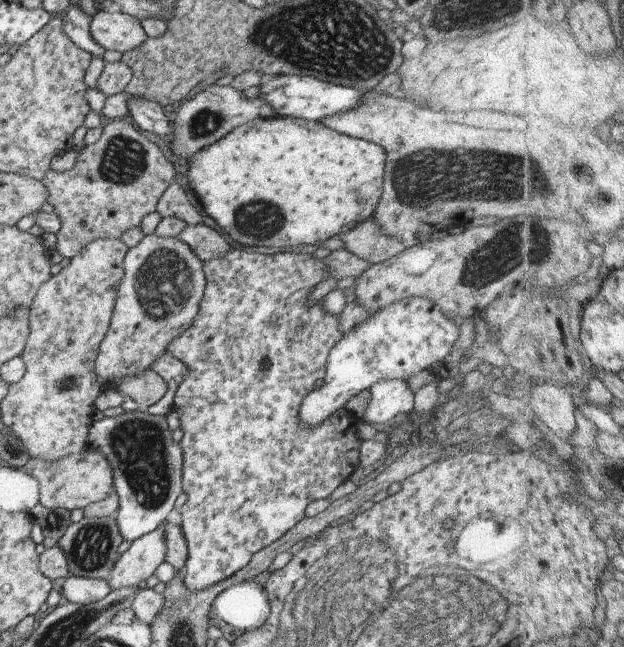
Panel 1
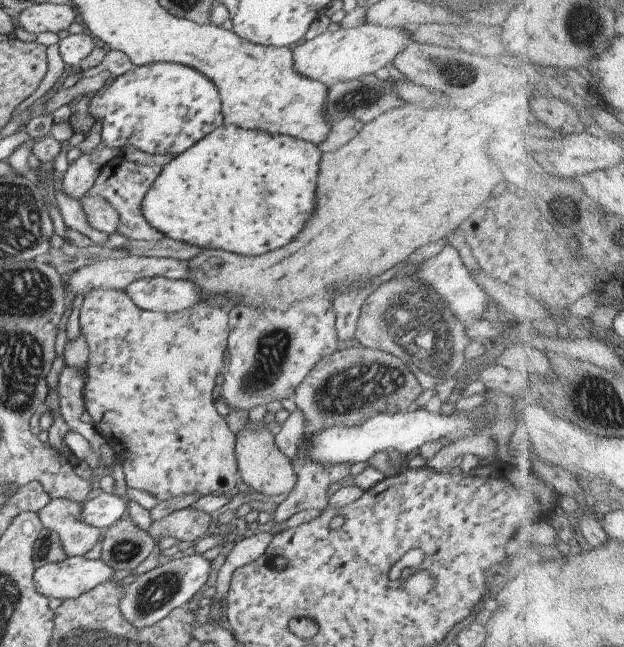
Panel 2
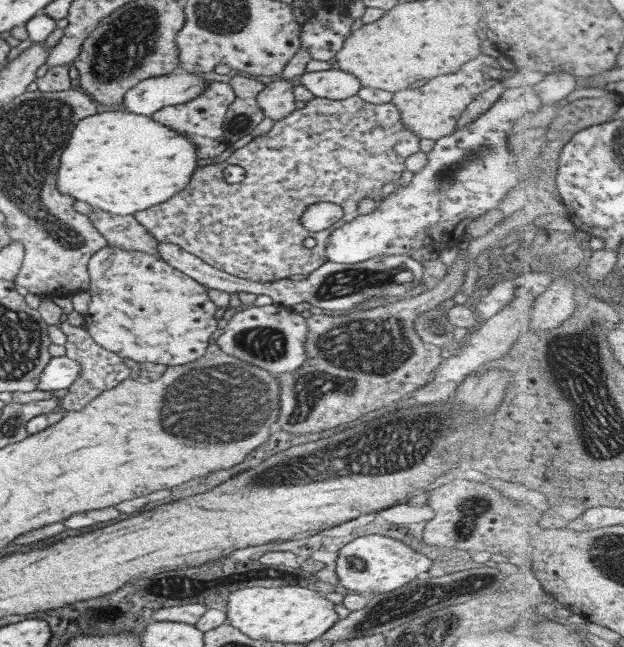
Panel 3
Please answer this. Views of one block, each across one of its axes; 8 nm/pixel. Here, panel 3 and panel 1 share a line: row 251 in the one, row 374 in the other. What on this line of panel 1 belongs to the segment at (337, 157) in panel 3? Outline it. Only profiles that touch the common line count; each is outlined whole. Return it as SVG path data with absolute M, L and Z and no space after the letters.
M238 248L237 250L230 249L230 252L224 254L224 256L218 256L218 258L212 258L208 262L203 262L202 268L204 268L207 283L200 301L198 316L194 318L190 328L180 338L174 338L168 344L168 350L166 350L166 353L177 358L180 362L184 362L186 368L188 368L188 374L184 376L182 384L178 386L175 392L173 408L176 408L176 412L178 412L180 428L184 433L180 443L183 452L182 484L183 492L188 496L188 500L180 508L180 512L182 515L181 528L186 537L188 555L185 564L184 586L190 592L200 592L208 586L214 586L214 584L234 576L236 572L250 564L253 554L272 544L272 542L276 542L288 530L294 528L298 522L302 522L306 518L305 510L311 502L330 497L330 494L340 484L349 480L355 468L359 465L359 448L363 441L358 435L358 423L361 420L358 420L354 414L346 412L344 407L330 419L326 418L322 421L322 424L318 424L314 428L304 428L300 418L298 418L302 400L318 386L318 380L325 377L328 354L343 337L342 332L340 332L340 315L324 312L320 308L321 301L312 304L312 306L308 302L308 294L312 294L314 288L320 282L324 282L330 277L330 270L326 268L322 259L314 258L311 254L295 254L290 251L260 254L246 252Z

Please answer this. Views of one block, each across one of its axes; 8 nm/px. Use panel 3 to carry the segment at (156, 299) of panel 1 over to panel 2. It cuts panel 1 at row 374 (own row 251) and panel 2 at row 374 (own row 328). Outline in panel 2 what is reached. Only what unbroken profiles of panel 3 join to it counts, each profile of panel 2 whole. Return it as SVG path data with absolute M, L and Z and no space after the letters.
M102 288L90 291L84 297L79 309L81 310L79 316L81 332L84 333L89 348L89 361L85 367L85 385L83 388L85 410L92 416L92 424L98 429L98 432L124 454L123 472L127 486L149 492L152 496L157 496L159 502L182 496L182 494L193 493L195 490L202 496L230 492L236 486L239 472L237 456L235 455L237 436L230 431L225 418L218 414L214 406L214 382L216 382L216 376L219 372L225 369L223 352L227 348L229 337L229 324L227 323L229 310L212 306L194 306L194 308L190 307L178 313L147 311L138 308L125 291Z

